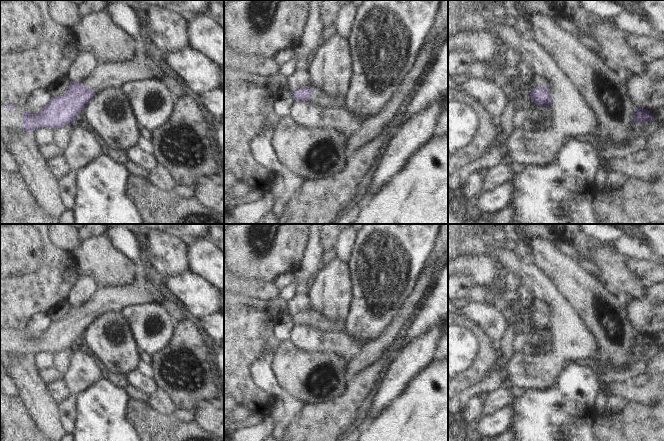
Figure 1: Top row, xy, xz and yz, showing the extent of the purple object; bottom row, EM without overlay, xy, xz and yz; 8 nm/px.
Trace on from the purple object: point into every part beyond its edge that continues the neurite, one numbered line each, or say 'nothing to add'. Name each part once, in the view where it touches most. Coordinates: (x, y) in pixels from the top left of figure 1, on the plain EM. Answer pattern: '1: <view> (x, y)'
1: xz (319, 321)

